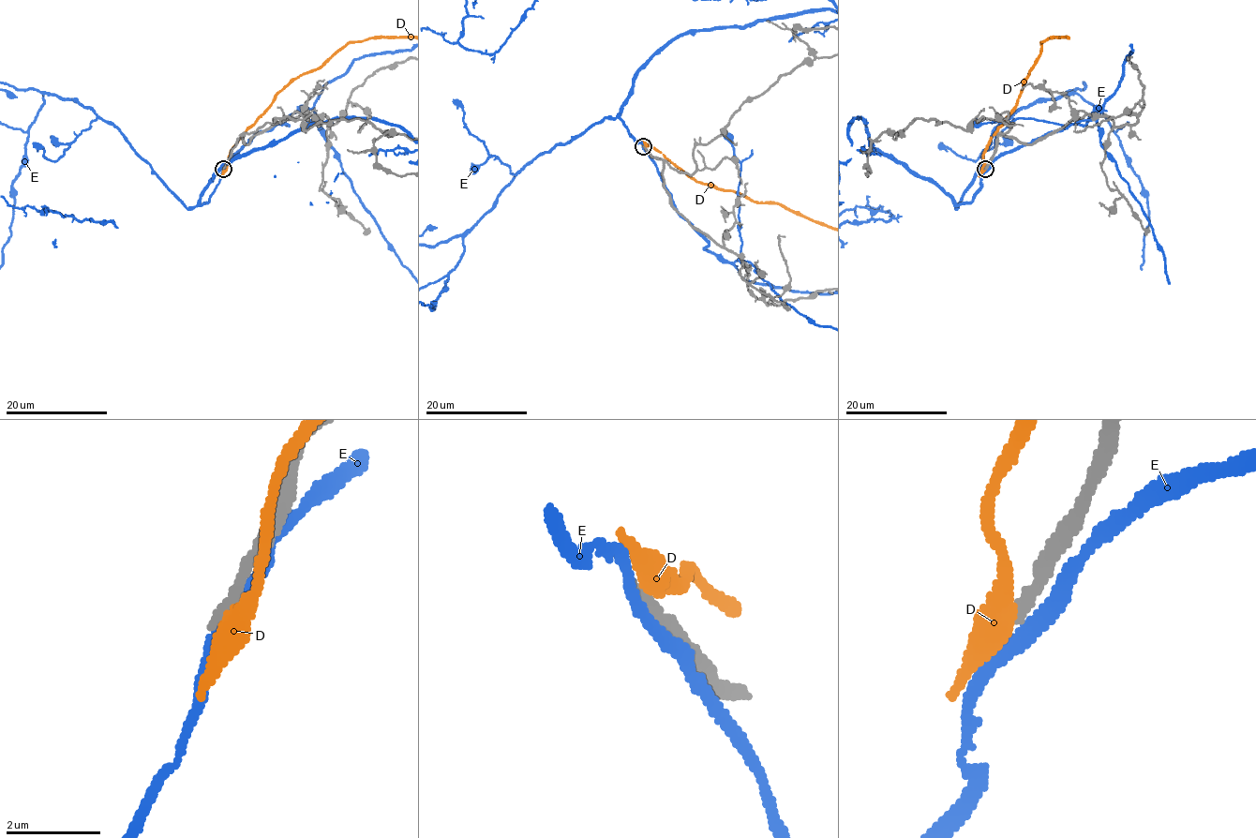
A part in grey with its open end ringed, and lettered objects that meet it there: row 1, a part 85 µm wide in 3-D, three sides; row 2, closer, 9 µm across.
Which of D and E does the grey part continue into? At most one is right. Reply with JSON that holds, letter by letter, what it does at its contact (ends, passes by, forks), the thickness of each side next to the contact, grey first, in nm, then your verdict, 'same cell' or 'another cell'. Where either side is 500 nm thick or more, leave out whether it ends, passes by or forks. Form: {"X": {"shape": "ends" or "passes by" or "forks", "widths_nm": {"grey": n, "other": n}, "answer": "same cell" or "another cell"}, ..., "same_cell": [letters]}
{"D": {"shape": "passes by", "widths_nm": {"grey": 280, "other": 460}, "answer": "another cell"}, "E": {"shape": "passes by", "widths_nm": {"grey": 320, "other": 240}, "answer": "another cell"}, "same_cell": []}

